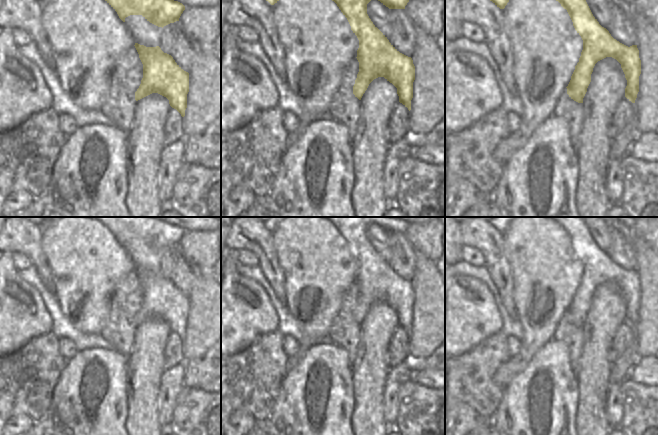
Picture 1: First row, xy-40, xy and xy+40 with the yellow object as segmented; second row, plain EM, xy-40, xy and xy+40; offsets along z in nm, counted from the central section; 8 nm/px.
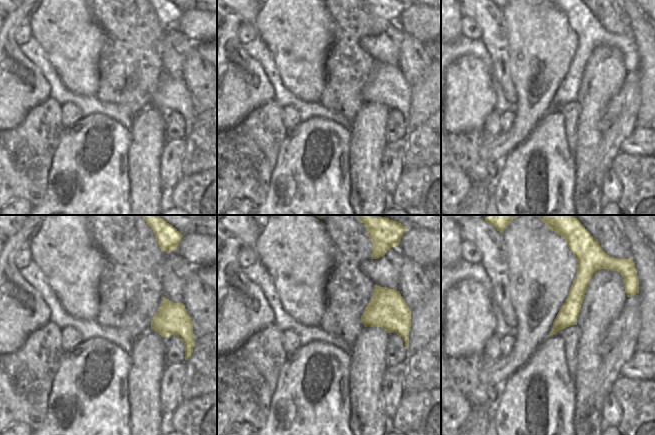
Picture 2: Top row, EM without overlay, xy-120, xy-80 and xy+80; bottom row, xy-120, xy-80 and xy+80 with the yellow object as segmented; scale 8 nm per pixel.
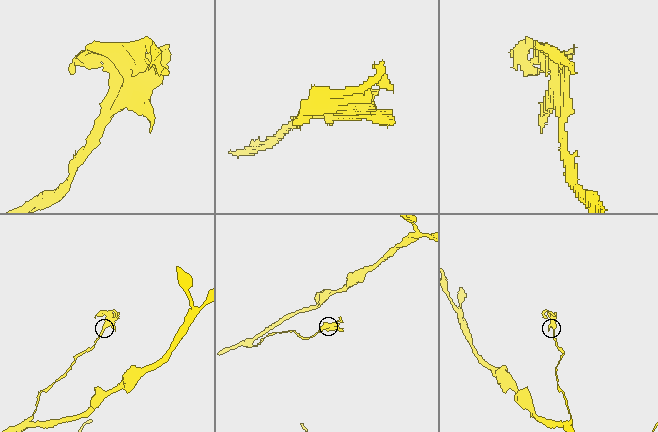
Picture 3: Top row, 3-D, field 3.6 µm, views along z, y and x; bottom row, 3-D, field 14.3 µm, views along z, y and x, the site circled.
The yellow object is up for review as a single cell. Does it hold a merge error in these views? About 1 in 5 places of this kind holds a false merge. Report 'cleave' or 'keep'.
keep

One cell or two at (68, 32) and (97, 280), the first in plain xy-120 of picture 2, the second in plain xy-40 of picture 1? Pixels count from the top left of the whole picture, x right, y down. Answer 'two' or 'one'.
one

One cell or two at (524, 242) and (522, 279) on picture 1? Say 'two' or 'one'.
one

